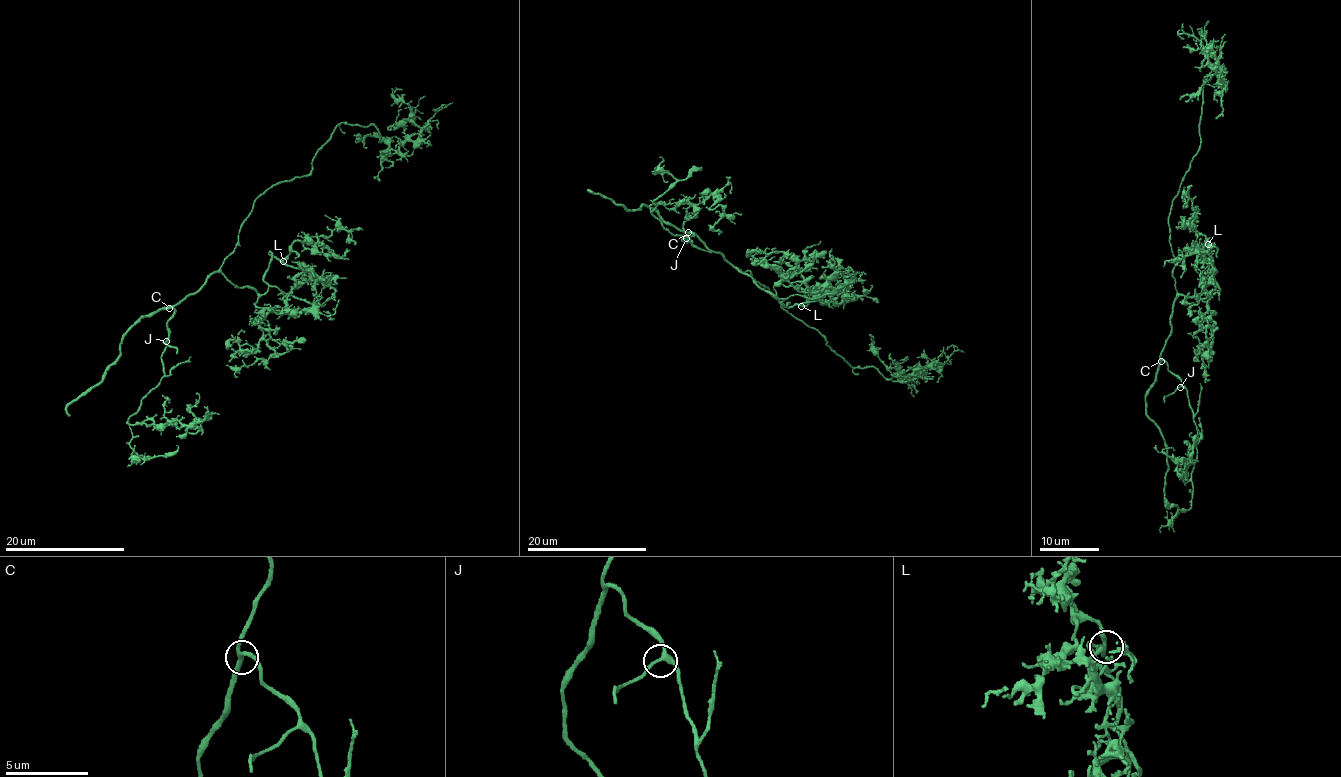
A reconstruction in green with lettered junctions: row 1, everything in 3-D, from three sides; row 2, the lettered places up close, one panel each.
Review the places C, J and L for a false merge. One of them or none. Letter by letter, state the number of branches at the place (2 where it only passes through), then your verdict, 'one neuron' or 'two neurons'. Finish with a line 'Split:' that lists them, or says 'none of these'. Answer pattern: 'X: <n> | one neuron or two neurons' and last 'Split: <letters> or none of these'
C: 3 | one neuron
J: 3 | one neuron
L: 3 | one neuron
Split: none of these

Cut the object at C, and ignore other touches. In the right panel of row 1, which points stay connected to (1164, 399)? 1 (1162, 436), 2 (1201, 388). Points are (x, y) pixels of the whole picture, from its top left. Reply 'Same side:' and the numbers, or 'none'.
Same side: 2

